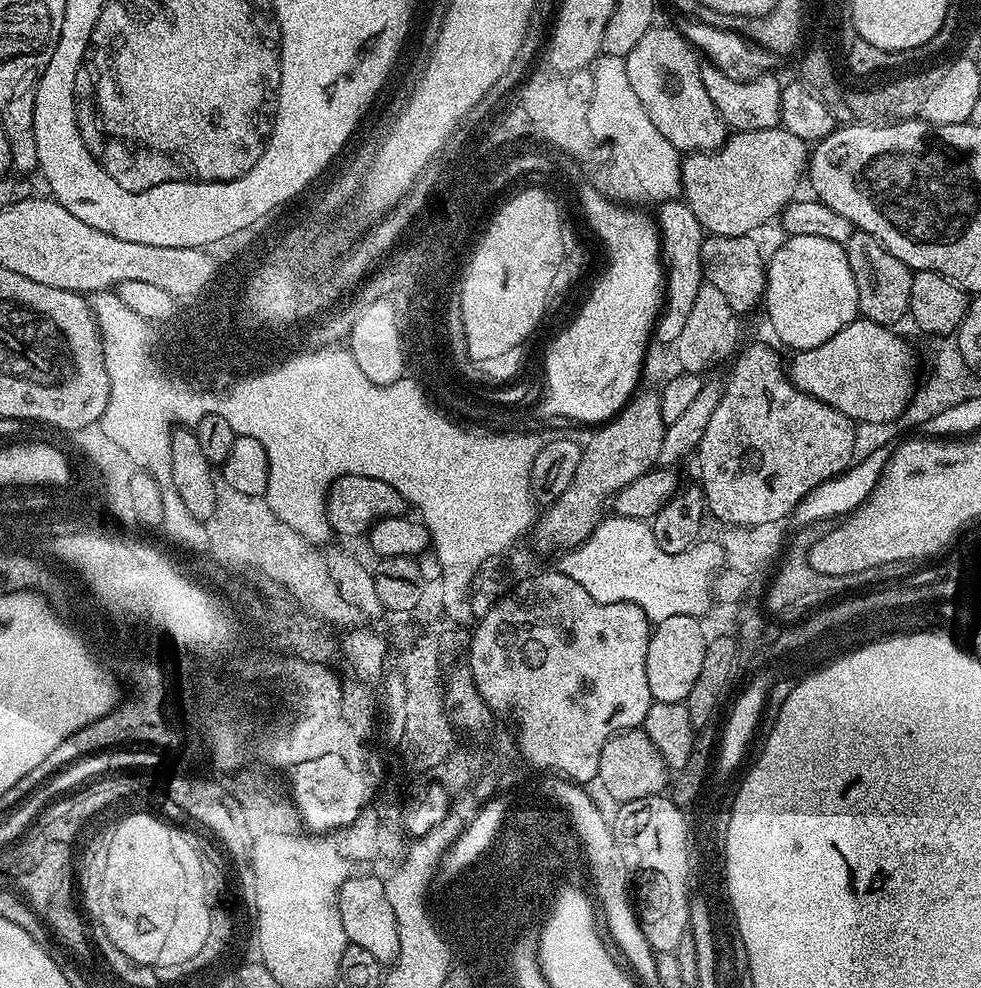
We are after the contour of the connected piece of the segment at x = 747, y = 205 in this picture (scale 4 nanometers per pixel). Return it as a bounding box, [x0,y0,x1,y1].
[681,126,810,236]

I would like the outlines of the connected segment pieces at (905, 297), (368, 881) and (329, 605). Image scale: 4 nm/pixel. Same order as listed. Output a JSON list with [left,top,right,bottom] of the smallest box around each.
[[844,230,913,326],[336,874,400,966],[205,478,385,628]]

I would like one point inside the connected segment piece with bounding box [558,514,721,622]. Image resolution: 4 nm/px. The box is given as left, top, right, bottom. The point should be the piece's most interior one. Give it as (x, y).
(621, 562)

